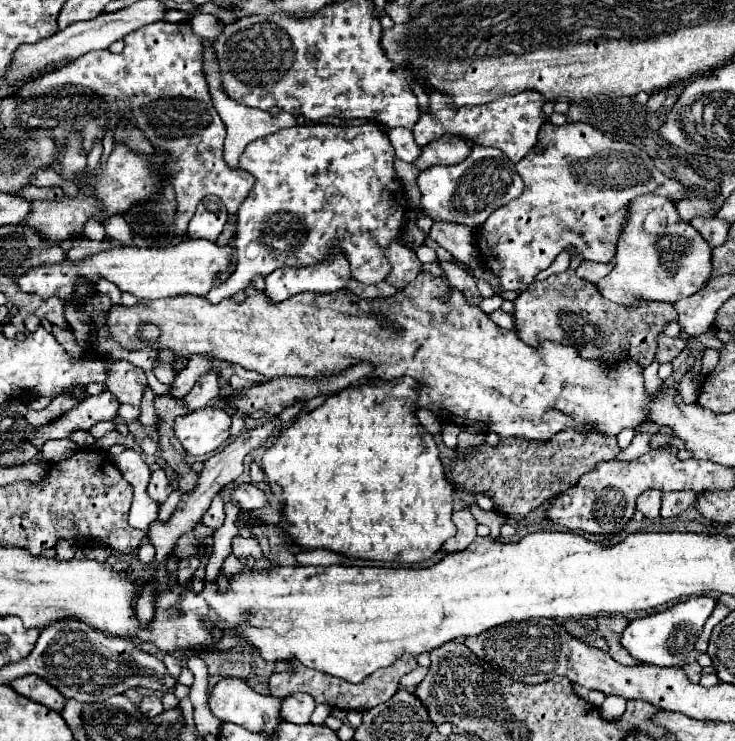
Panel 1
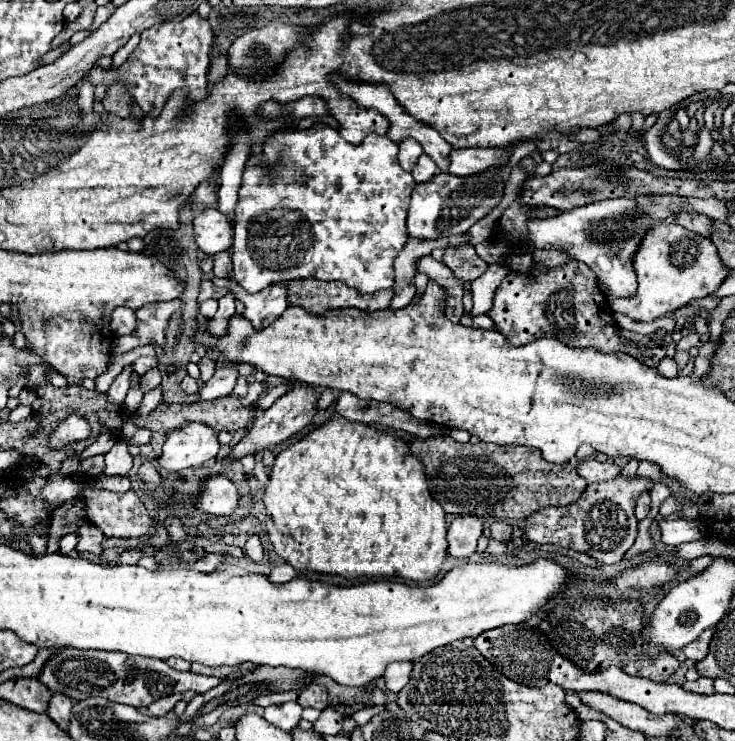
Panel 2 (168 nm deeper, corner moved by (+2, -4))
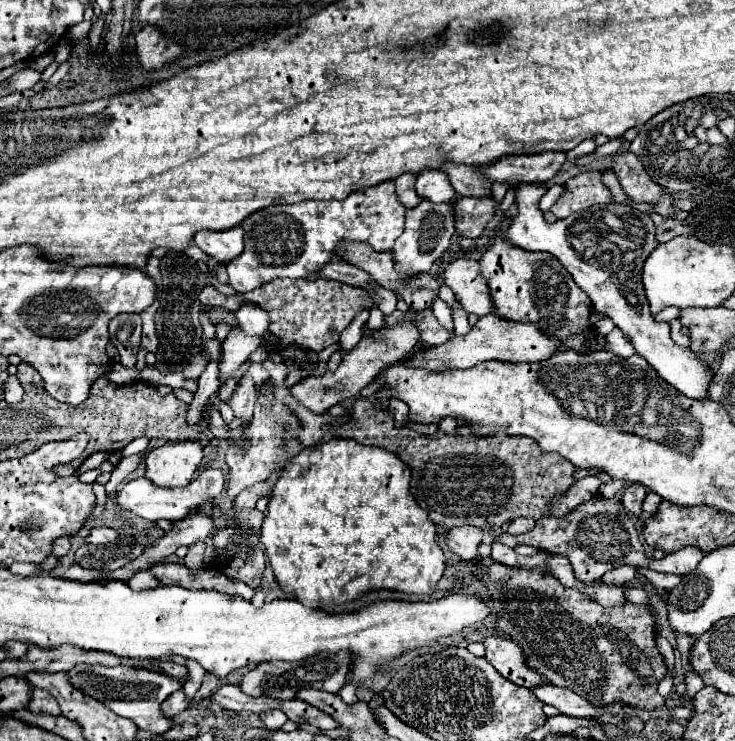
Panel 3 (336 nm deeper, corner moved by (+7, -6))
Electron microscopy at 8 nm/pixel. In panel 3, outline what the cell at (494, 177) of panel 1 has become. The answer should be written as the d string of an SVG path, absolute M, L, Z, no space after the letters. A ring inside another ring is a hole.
M423 198L413 210L407 210L405 230L403 230L403 234L395 242L393 256L397 260L397 270L403 276L429 272L431 264L435 260L439 260L443 256L443 252L449 248L453 234L455 234L455 226L453 226L453 202L435 204L435 202L429 202L427 198Z

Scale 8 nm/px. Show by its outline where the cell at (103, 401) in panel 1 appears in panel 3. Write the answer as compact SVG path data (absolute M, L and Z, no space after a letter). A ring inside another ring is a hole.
M117 314L109 322L109 336L121 354L121 364L125 368L133 368L139 352L139 340L141 340L141 316Z

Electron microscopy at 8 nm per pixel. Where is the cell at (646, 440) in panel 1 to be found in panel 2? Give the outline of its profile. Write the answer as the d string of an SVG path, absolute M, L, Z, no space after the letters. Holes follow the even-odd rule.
M586 458L580 466L580 476L586 478L588 482L596 482L596 480L610 480L614 476L618 476L620 468L616 464L608 464L608 462L598 462L598 460L590 460Z

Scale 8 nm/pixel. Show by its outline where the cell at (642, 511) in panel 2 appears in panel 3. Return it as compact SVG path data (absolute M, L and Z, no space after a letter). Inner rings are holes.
M629 484L629 486L625 488L623 496L621 496L621 502L623 502L623 506L625 506L627 512L631 512L631 514L641 514L641 512L643 512L641 506L643 506L645 496L647 496L645 486L641 486L641 484Z

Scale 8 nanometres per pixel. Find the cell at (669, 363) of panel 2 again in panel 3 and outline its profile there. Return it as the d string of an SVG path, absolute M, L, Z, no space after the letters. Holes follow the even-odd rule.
M537 184L517 186L519 214L505 232L505 240L527 252L553 254L567 268L579 288L587 292L593 308L605 312L617 324L617 328L621 328L637 354L641 354L665 382L689 398L707 398L707 386L713 372L703 366L689 348L675 346L669 338L669 324L657 322L649 312L641 284L641 268L645 258L657 246L651 216L647 212L639 212L633 206L611 202L605 206L589 206L551 224L539 210L539 200L543 194L545 188Z

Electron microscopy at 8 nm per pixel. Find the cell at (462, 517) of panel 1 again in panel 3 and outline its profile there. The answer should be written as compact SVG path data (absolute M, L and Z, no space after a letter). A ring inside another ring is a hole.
M455 526L447 532L445 544L461 560L473 560L477 556L477 546L481 544L483 532L473 526Z

